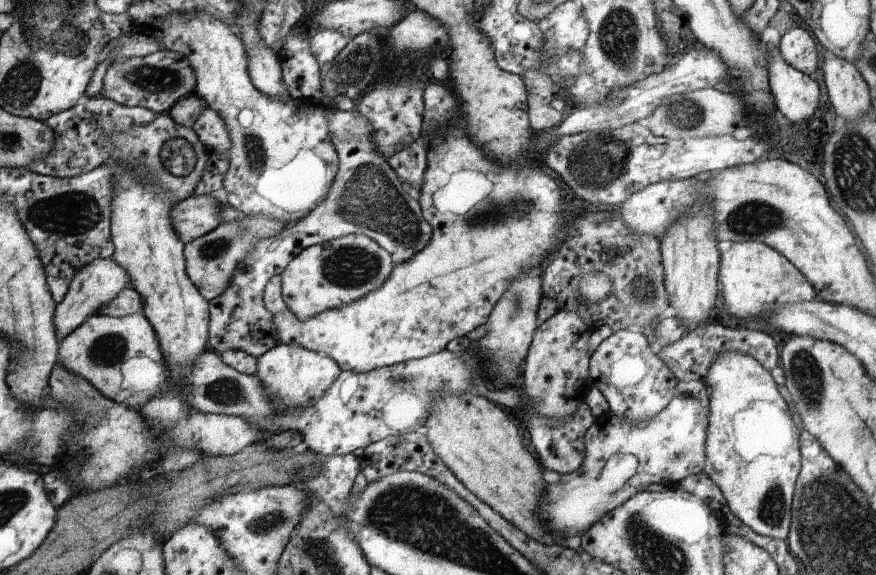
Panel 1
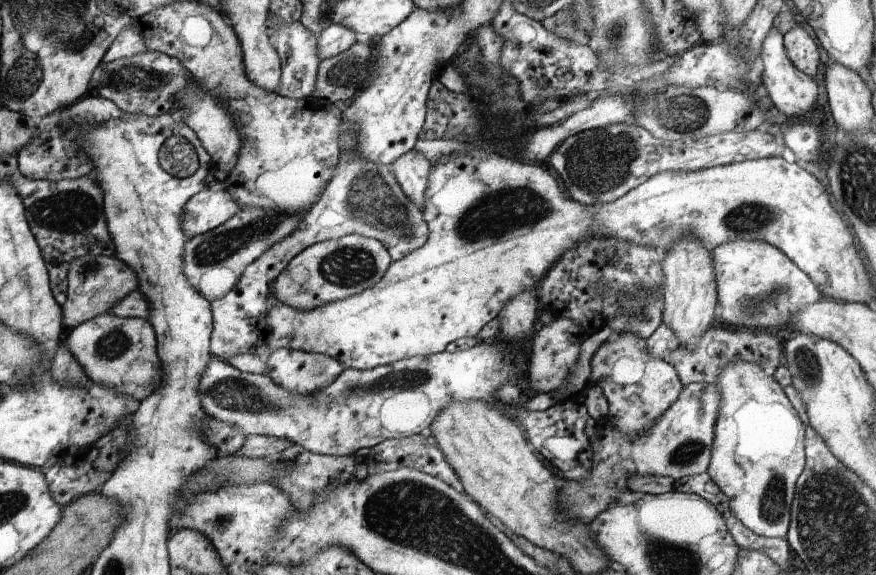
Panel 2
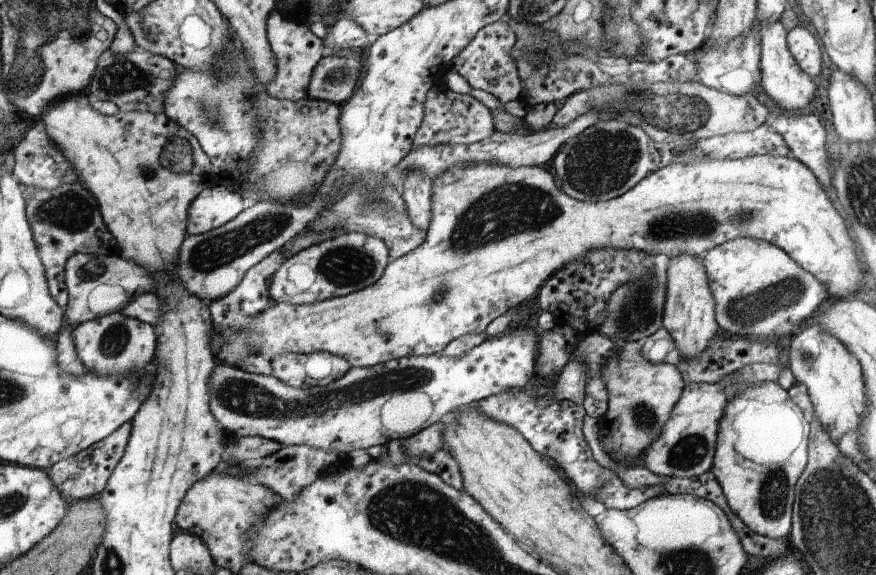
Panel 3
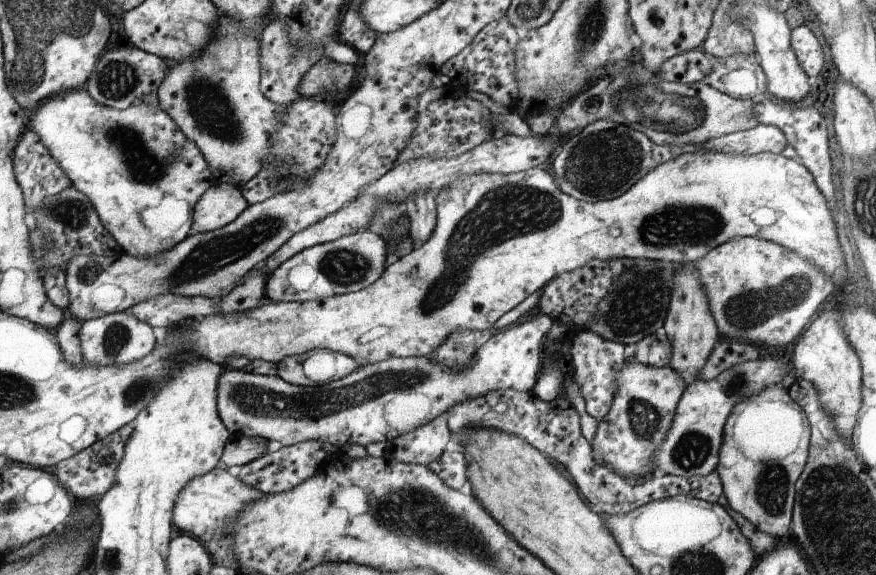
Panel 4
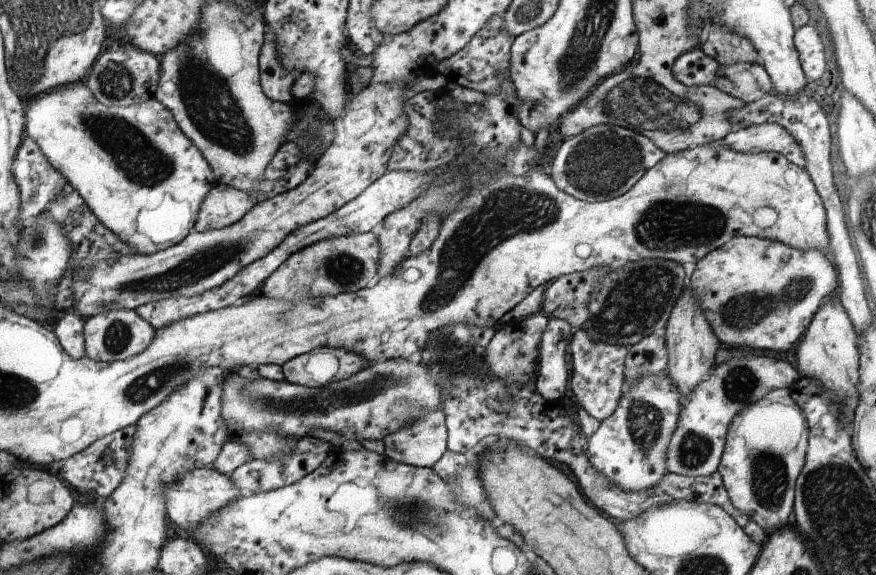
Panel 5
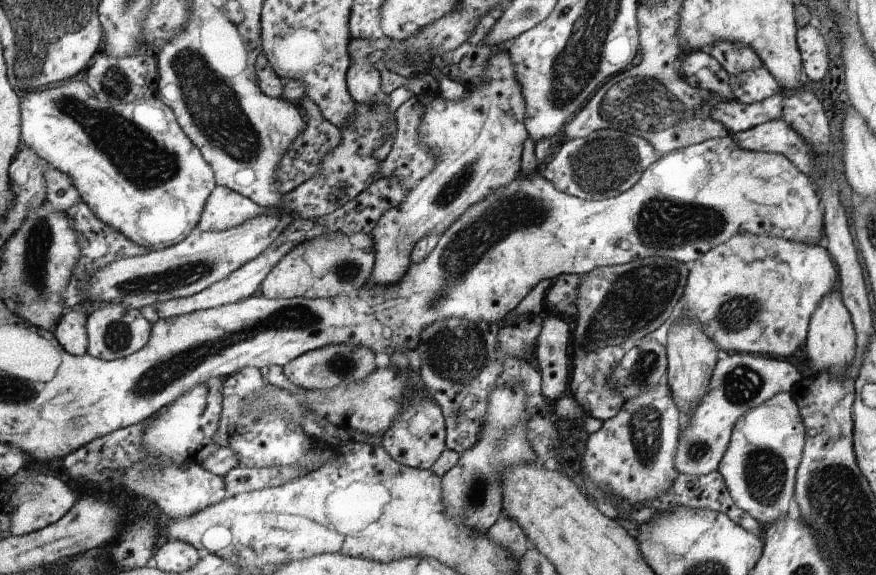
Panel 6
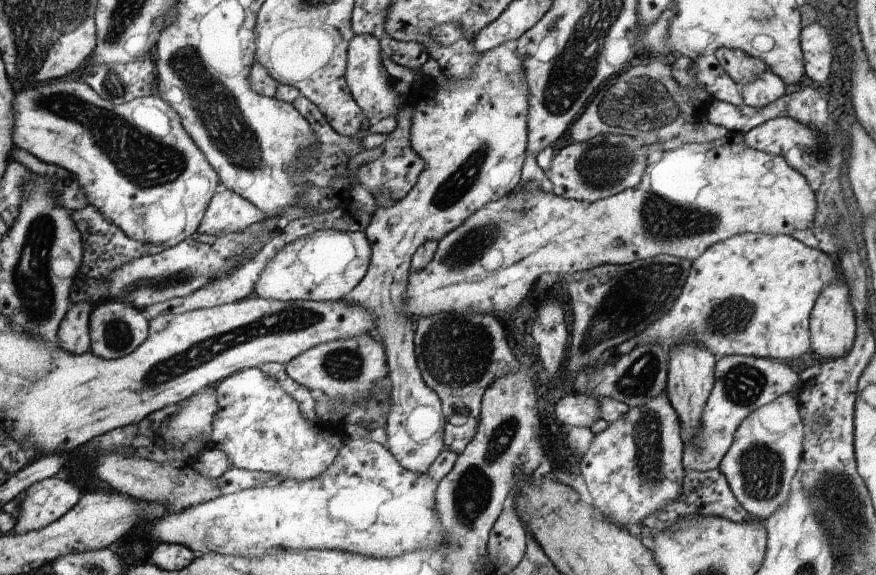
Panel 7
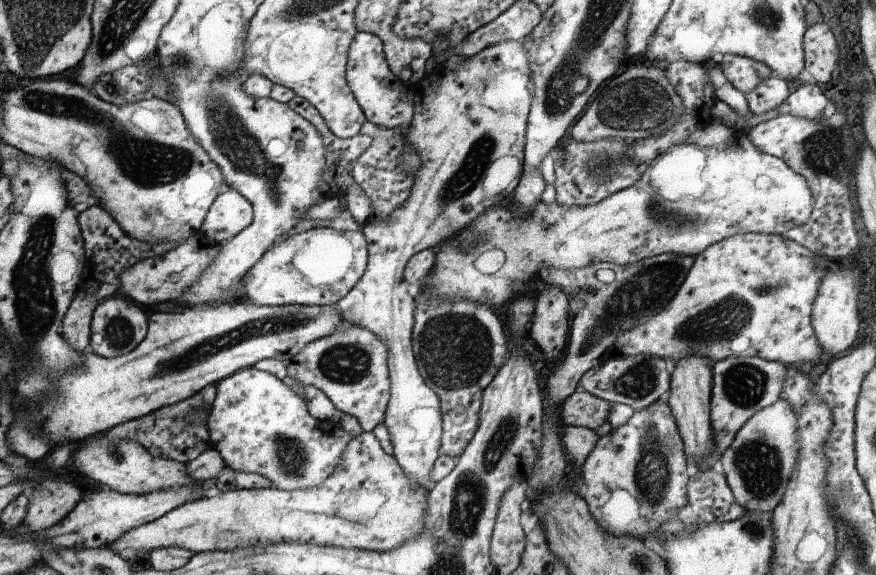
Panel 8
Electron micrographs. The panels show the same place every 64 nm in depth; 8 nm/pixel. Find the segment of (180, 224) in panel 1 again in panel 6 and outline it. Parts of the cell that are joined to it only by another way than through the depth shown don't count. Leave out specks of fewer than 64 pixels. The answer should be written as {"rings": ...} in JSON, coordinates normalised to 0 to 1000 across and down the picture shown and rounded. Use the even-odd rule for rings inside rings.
{"rings":[[[249,322],[234,357],[234,367],[231,369],[229,384],[224,398],[226,403],[258,402],[271,397],[295,376],[328,374],[325,365],[326,362],[322,358],[306,362],[292,357],[285,344]]]}

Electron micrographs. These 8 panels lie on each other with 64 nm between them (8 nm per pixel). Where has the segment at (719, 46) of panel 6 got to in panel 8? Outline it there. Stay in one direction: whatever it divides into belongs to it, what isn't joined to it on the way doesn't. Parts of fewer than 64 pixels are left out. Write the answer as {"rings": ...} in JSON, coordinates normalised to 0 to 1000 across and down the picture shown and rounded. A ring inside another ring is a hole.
{"rings":[[[820,96],[826,134],[847,162],[854,163],[872,139],[880,136],[881,122],[870,108],[844,96]]]}

